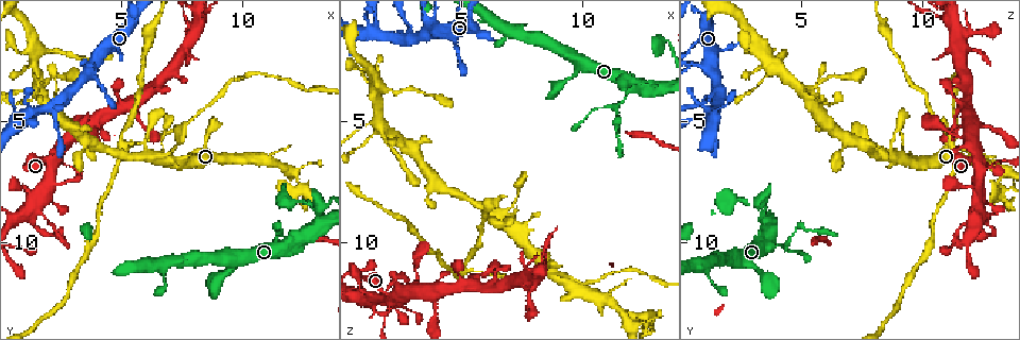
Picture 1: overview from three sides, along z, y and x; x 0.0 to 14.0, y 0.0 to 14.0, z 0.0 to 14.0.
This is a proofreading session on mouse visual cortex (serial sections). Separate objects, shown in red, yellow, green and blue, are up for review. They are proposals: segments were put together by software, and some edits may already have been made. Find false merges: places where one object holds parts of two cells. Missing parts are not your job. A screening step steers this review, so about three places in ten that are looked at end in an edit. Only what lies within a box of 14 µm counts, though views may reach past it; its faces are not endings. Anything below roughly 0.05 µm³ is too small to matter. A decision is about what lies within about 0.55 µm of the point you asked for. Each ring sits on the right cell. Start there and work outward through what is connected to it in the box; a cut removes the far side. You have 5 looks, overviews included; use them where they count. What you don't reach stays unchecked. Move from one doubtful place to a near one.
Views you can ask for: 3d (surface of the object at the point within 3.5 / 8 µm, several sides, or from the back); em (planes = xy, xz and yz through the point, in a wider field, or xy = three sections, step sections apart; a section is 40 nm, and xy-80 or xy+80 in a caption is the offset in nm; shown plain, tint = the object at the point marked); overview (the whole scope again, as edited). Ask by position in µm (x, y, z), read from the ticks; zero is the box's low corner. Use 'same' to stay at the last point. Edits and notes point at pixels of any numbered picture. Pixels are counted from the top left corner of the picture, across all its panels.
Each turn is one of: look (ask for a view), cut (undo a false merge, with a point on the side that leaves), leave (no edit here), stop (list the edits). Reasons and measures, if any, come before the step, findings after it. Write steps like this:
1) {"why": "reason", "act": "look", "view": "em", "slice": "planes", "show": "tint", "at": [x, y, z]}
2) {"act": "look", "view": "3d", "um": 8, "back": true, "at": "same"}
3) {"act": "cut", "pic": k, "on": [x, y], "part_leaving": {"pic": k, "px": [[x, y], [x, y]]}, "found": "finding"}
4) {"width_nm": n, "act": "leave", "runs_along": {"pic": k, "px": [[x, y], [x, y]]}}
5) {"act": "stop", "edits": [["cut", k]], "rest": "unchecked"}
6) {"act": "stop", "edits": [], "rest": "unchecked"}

{"why": "sharp bend", "act": "look", "view": "3d", "um": 8, "at": [3.9, 2.8, 1.2]}

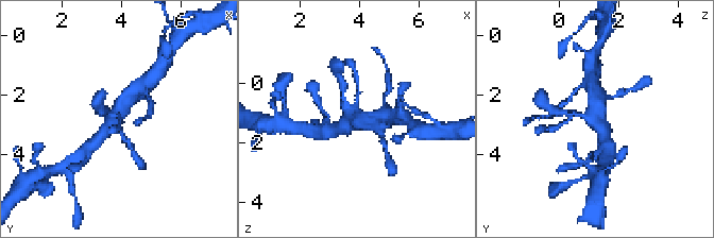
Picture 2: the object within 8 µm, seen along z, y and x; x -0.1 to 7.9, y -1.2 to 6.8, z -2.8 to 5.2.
{"why": "need the tissue", "act": "look", "view": "em", "slice": "planes", "show": "tint", "at": [3.9, 2.7, 1.2]}

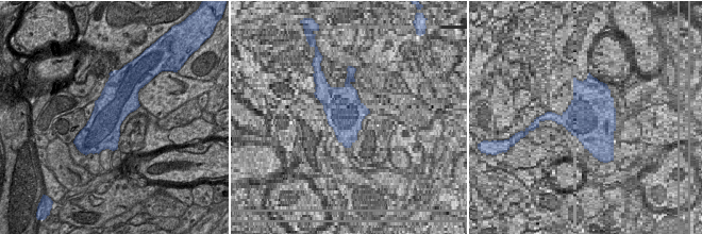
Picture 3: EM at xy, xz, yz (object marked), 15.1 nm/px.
{"act": "leave", "runs_along": {"pic": 2, "px": [[135, 91], [98, 140]]}, "found": "continuous, no second cell"}

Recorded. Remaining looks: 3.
{"why": "sharp bend", "act": "look", "view": "3d", "um": 3.5, "at": [1.5, 4.1, 5.5]}

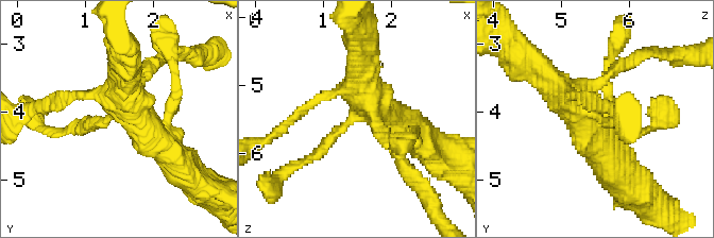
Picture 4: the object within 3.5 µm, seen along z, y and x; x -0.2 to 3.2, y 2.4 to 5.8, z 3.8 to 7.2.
{"act": "look", "view": "em", "slice": "xy", "step": 3, "show": "plain", "at": [1.55, 4.00, 5.45]}

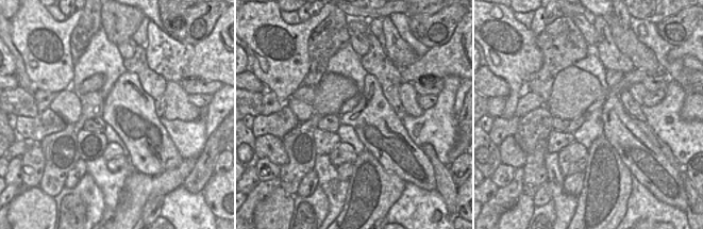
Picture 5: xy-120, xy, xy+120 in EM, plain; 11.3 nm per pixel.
{"why": "where the object lies", "act": "look", "view": "em", "slice": "xy", "step": 3, "show": "tint", "at": "same"}

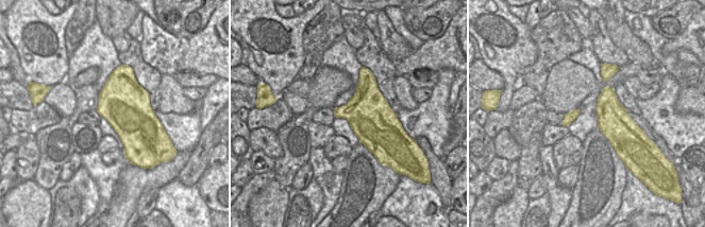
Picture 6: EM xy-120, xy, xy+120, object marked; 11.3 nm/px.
{"act": "leave", "runs_along": {"pic": 4, "px": [[611, 158], [567, 96], [524, 64]]}, "found": "all the same cell"}

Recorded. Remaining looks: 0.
{"act": "stop", "edits": [], "rest": "unchecked"}

